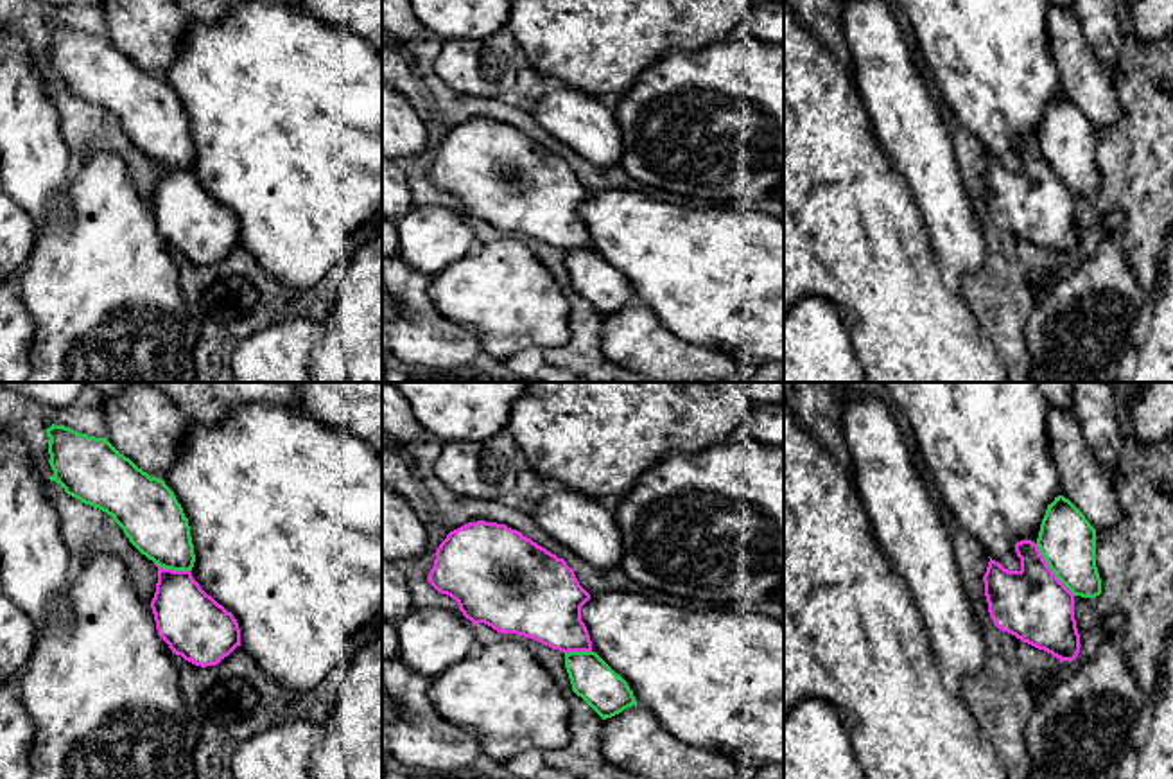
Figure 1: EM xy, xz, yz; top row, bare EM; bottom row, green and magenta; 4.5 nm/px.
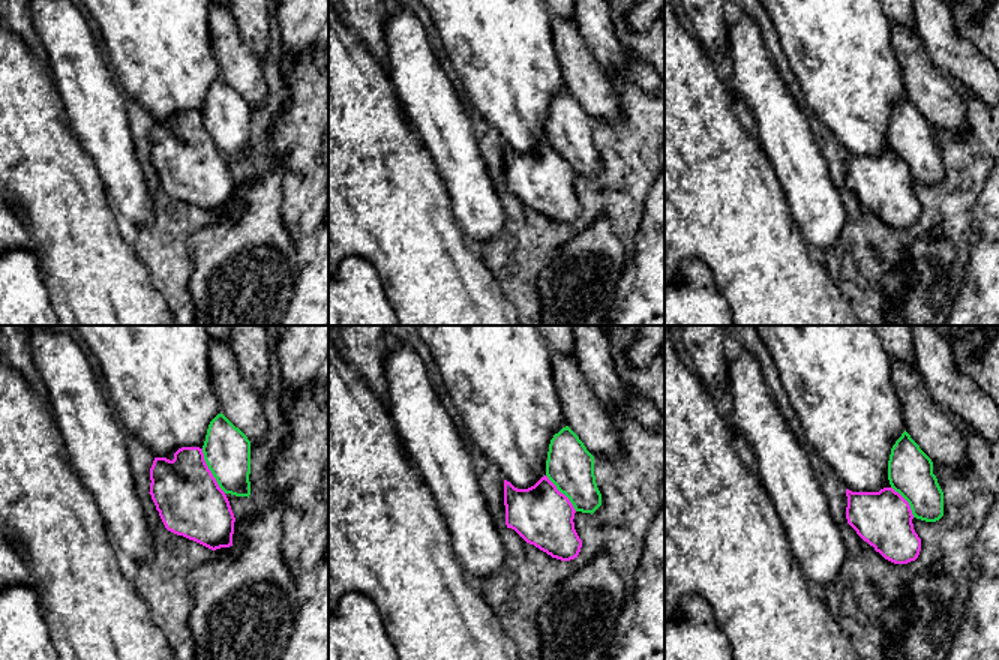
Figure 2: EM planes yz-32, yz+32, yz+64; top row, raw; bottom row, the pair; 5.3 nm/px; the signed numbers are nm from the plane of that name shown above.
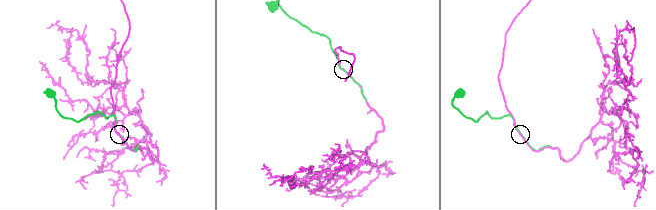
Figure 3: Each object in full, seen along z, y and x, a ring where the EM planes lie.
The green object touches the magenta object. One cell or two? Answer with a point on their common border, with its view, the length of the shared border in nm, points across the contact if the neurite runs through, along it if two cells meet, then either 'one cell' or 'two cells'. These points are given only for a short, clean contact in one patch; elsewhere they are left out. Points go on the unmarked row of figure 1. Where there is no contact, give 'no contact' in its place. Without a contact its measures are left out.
yz (1050, 166) | 300 nm | one cell

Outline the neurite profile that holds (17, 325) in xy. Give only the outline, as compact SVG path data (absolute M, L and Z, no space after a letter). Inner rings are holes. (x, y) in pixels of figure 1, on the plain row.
M0 190L0 382L25 382L30 373L34 323L20 296L25 269L38 237L38 223Z

